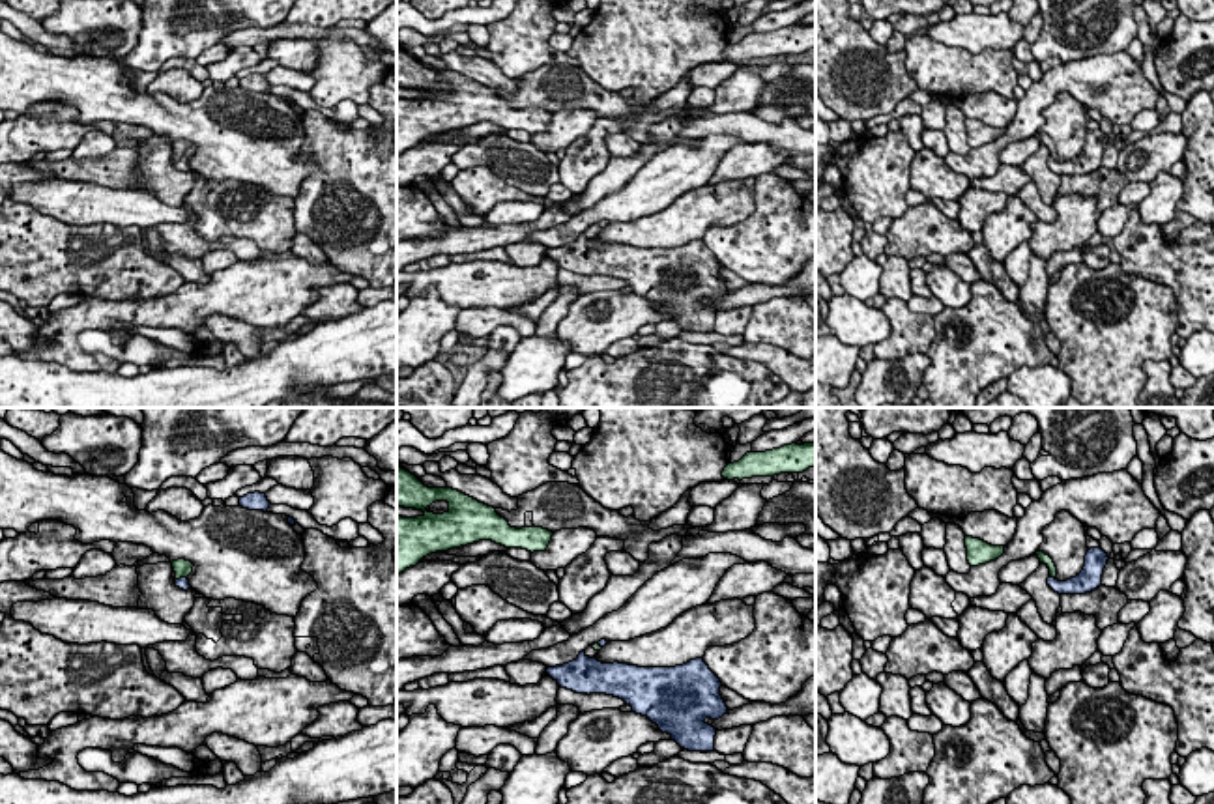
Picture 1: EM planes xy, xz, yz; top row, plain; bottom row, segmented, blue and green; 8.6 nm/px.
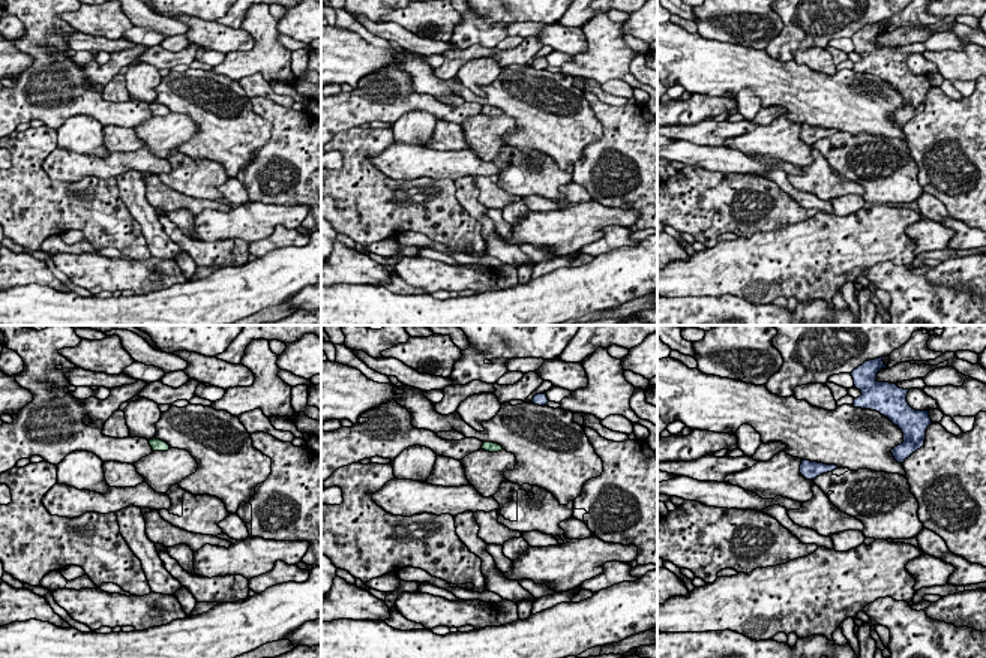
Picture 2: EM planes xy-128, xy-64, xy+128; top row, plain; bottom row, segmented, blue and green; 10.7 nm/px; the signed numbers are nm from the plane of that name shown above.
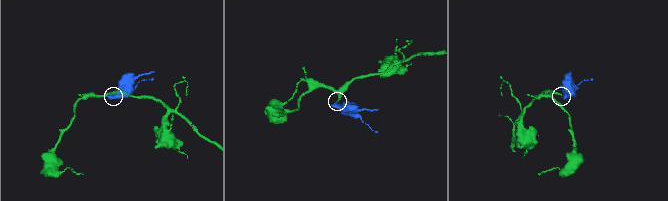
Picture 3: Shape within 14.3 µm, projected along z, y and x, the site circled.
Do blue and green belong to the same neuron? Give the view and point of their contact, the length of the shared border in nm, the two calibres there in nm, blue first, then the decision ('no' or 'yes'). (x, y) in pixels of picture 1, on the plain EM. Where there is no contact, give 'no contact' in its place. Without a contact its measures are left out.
meets blue in yz at (1054, 159); contact 80 nm long; 170 nm thick on the blue side, 90 nm on the other; yes

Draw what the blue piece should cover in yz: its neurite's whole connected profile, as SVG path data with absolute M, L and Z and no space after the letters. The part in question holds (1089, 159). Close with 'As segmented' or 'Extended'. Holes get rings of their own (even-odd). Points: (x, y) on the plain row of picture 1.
M1091 129L1085 136L1083 151L1066 163L1057 161L1057 148L1049 136L1036 133L1040 144L1049 150L1048 166L1059 176L1085 176L1102 166L1102 155L1107 146L1107 135L1102 129Z. Extended

